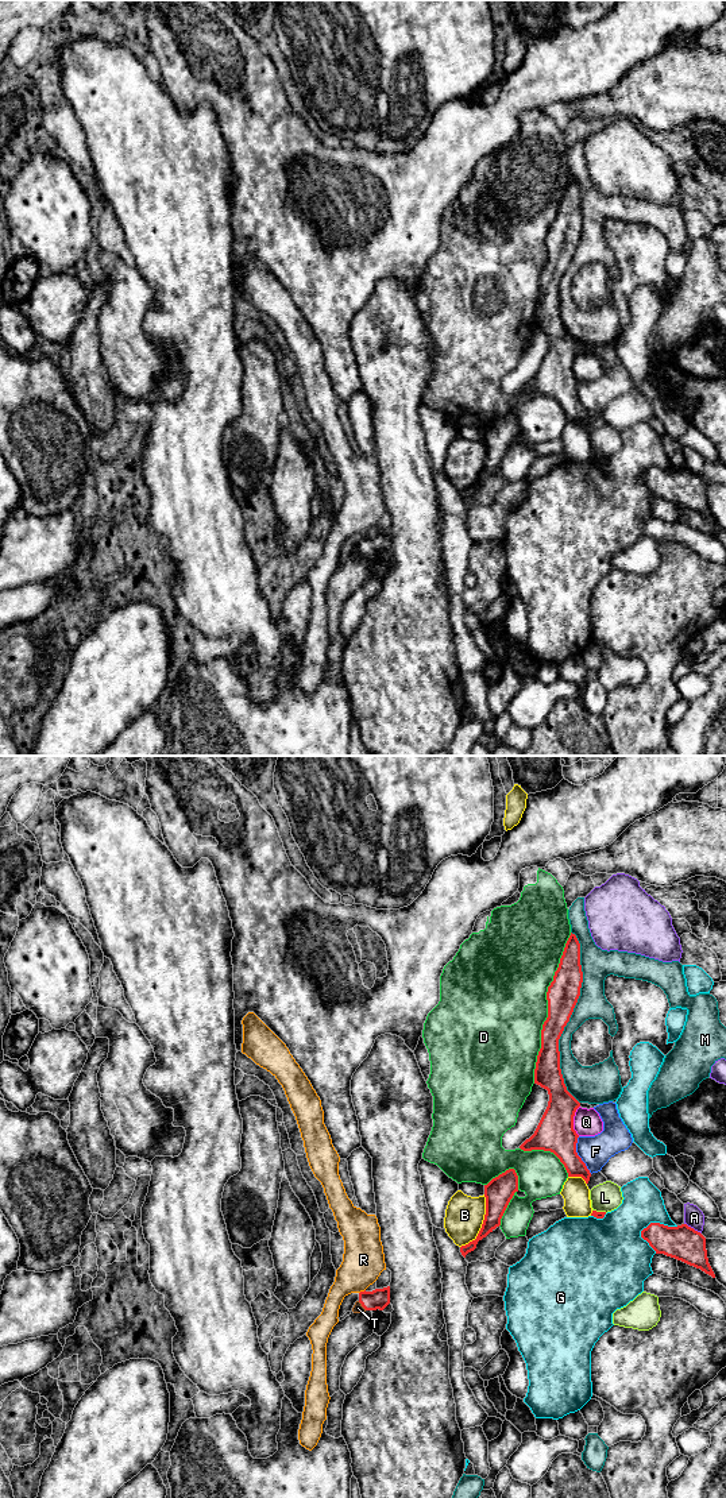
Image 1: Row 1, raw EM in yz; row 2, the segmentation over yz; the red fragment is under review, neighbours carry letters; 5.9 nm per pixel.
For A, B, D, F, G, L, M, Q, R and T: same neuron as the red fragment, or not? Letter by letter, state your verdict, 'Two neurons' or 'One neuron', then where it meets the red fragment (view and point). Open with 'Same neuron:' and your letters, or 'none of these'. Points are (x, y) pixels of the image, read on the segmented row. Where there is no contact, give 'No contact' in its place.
Same neuron: T
A: Two neurons. Touches red at yz (692, 1228)
B: Two neurons. Touches red at yz (482, 1224)
D: Two neurons. Touches red at yz (548, 1008)
F: Two neurons. Touches red at yz (578, 1155)
G: Two neurons. Touches red at yz (656, 1223)
L: Two neurons. Touches red at yz (599, 1212)
M: Two neurons. Touches red at yz (570, 1016)
Q: Two neurons. Touches red at yz (572, 1120)
R: Two neurons. Touches red at yz (362, 1292)
T: One neuron. Touches red at yz (362, 1305)

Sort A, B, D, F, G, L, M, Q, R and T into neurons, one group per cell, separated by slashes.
A / B / D / F / G / L / M / Q / R / T

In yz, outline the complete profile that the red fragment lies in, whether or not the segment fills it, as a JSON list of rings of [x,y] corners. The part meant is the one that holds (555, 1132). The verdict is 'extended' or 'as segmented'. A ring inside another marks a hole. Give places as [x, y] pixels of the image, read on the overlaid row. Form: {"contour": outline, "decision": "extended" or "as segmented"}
{"contour": [[[571,933],[548,987],[548,1018],[542,1024],[541,1049],[534,1069],[534,1084],[548,1090],[549,1101],[534,1134],[520,1148],[553,1153],[568,1177],[582,1177],[588,1184],[591,1173],[576,1153],[579,1135],[574,1130],[574,1116],[580,1103],[567,1090],[559,1051],[559,1039],[578,1003],[582,982],[580,943]]], "decision": "as segmented"}

